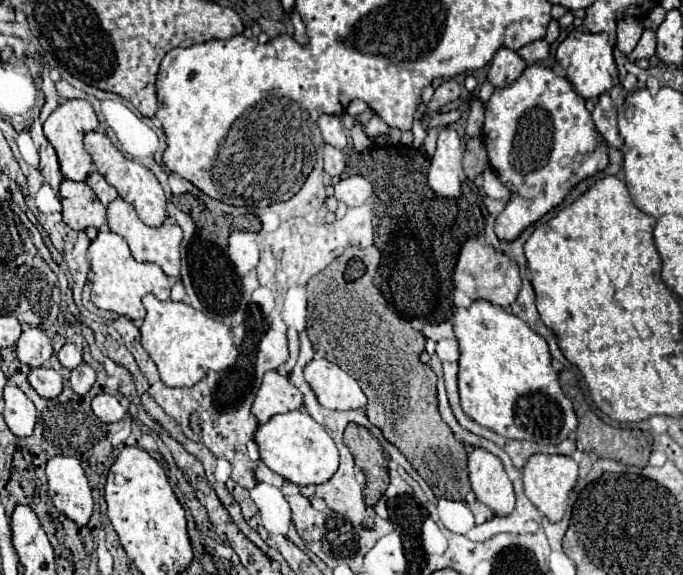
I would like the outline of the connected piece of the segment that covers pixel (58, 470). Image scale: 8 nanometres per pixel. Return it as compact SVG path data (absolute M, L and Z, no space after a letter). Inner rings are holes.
M52 457L46 465L48 495L56 509L84 527L92 515L92 493L86 473L76 457Z

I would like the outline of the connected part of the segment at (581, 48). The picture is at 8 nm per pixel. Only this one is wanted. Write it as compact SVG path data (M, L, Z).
M580 29L570 31L568 37L558 45L556 59L566 71L566 79L574 85L576 93L584 99L596 99L618 83L618 69L614 63L612 45L608 41L608 35L604 33L590 33Z

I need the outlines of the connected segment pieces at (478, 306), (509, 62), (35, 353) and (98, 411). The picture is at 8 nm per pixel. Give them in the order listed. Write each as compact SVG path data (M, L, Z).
M486 299L472 301L468 309L454 311L454 333L460 345L458 361L458 393L464 413L476 423L496 431L502 437L536 441L544 445L558 445L578 427L572 401L562 393L558 373L550 367L548 343L532 331L520 317L506 309L488 303Z
M498 49L492 63L490 63L490 71L488 71L488 81L494 87L504 87L510 85L516 77L520 77L520 73L524 71L526 63L524 59L520 59L520 55L512 49Z
M28 327L22 331L16 343L18 359L28 367L42 367L52 357L52 339L44 331Z
M108 393L96 395L92 399L92 411L104 423L120 421L126 415L126 407L122 405L122 401L118 397L114 397L114 395L108 395Z

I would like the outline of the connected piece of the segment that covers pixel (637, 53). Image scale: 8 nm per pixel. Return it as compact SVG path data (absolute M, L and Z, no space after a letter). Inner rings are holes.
M646 29L642 33L642 39L638 41L638 45L634 47L634 51L628 55L630 61L638 61L638 59L650 59L656 53L656 35L652 29Z

